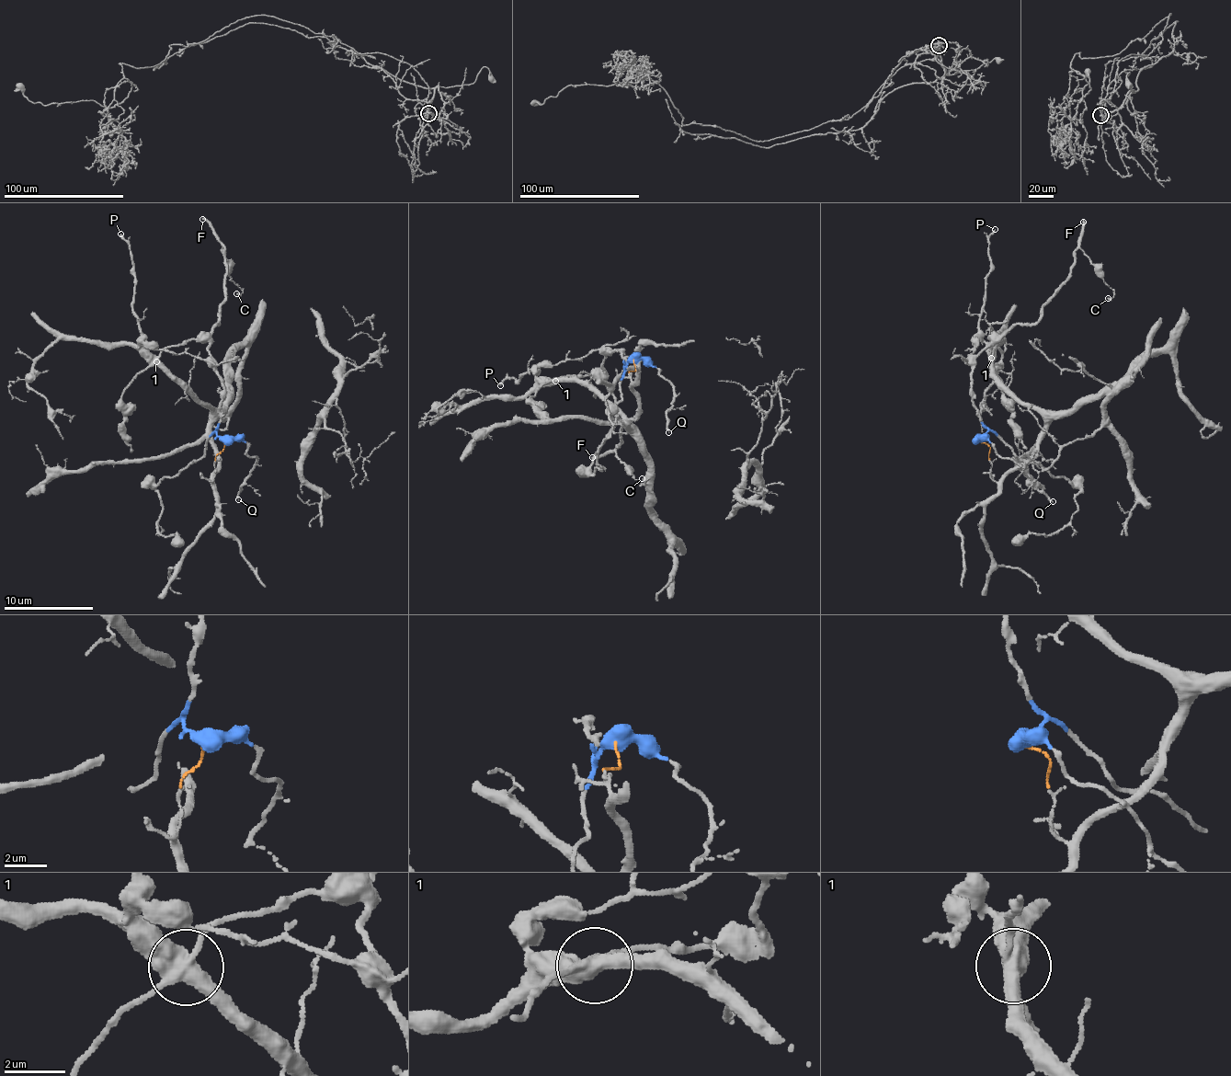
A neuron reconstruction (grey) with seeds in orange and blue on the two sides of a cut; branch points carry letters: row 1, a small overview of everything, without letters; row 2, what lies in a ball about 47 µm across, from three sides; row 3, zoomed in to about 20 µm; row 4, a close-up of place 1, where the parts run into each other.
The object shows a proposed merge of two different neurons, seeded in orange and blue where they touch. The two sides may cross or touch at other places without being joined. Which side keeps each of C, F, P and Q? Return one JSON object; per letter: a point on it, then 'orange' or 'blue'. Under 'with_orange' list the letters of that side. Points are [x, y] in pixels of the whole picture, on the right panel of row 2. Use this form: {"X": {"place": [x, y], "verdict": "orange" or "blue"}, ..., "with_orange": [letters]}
{"C": {"place": [1108, 298], "verdict": "blue"}, "F": {"place": [1083, 222], "verdict": "blue"}, "P": {"place": [995, 229], "verdict": "orange"}, "Q": {"place": [1053, 501], "verdict": "blue"}, "with_orange": ["P"]}

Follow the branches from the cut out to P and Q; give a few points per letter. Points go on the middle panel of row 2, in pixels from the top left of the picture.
P: (632, 360), (631, 385), (639, 405), (628, 425), (575, 381), (542, 380), (530, 370), (500, 384)
Q: (632, 360), (648, 359), (673, 388), (675, 397), (667, 414), (669, 432)

